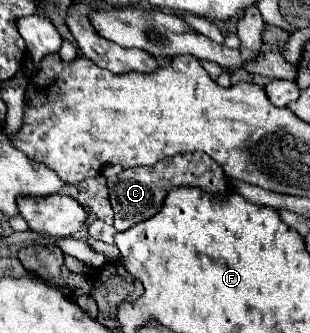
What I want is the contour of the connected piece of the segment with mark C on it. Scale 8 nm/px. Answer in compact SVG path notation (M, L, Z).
M187 152L187 154L175 154L171 158L159 160L155 166L137 166L137 168L127 168L119 176L107 180L109 188L109 200L115 212L115 230L125 232L131 226L155 216L161 206L165 196L169 194L171 188L199 188L207 194L229 194L231 184L227 184L227 176L219 168L217 162L213 162L205 152Z

